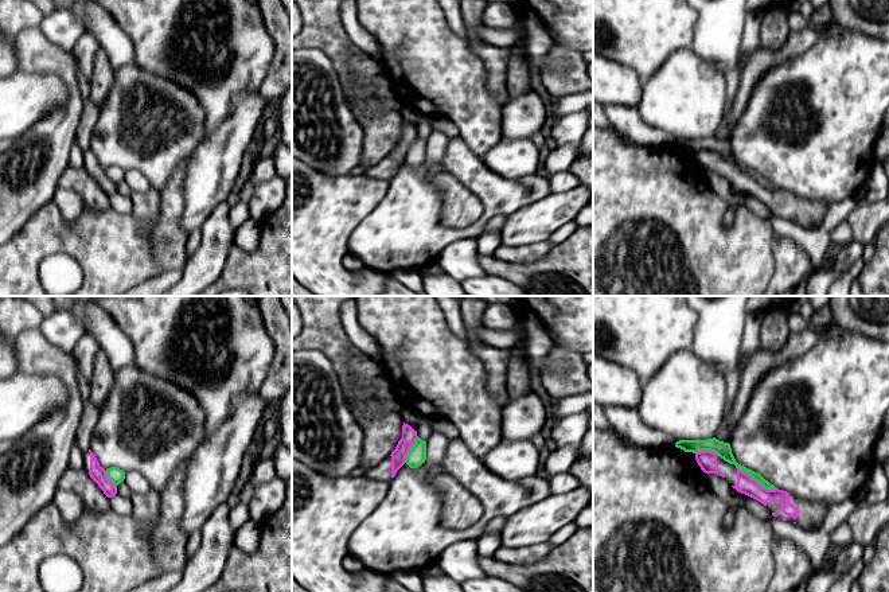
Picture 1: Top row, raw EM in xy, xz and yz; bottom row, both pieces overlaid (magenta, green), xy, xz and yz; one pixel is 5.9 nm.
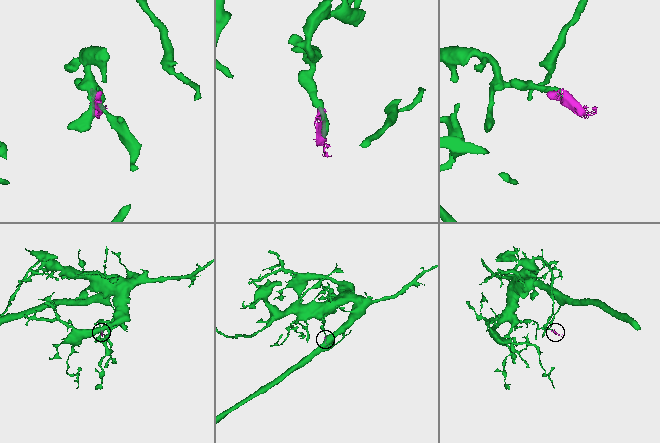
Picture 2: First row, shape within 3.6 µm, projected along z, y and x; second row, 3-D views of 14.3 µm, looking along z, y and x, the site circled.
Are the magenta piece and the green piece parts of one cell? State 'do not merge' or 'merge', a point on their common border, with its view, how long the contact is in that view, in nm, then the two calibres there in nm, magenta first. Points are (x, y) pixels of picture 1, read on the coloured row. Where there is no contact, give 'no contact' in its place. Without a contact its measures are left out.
do not merge; contact yz (755, 480); length 280 nm; calibres 110 and 80 nm

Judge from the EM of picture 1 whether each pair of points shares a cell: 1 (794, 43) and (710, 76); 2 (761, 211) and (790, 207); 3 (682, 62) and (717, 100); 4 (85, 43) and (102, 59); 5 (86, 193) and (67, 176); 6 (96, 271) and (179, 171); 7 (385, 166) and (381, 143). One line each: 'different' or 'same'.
1: different
2: different
3: same
4: different
5: same
6: same
7: different

